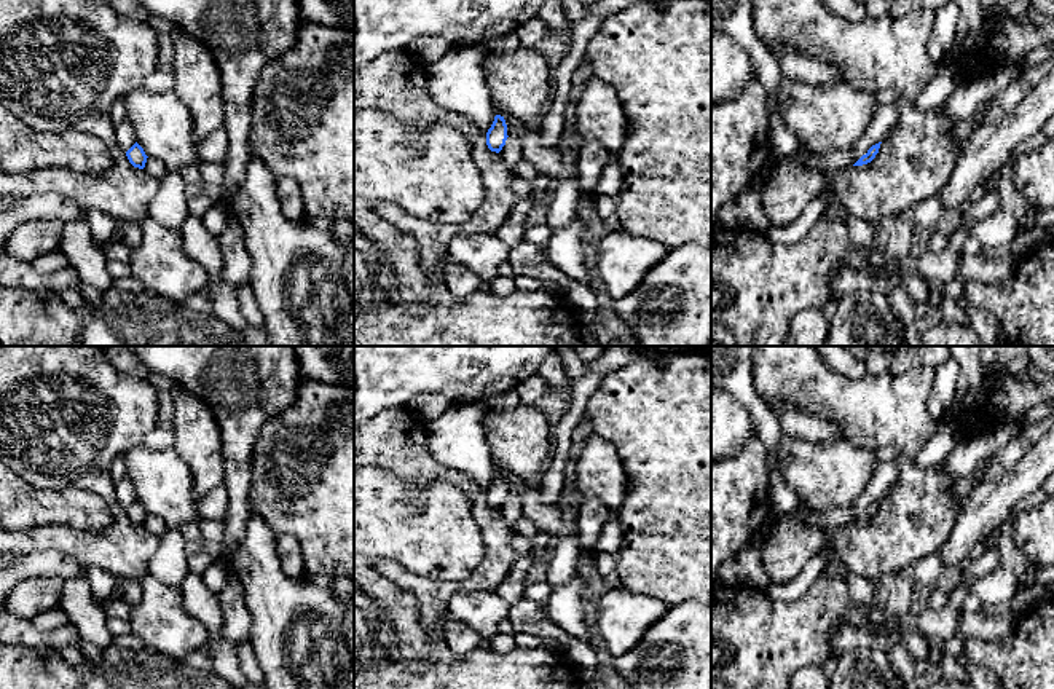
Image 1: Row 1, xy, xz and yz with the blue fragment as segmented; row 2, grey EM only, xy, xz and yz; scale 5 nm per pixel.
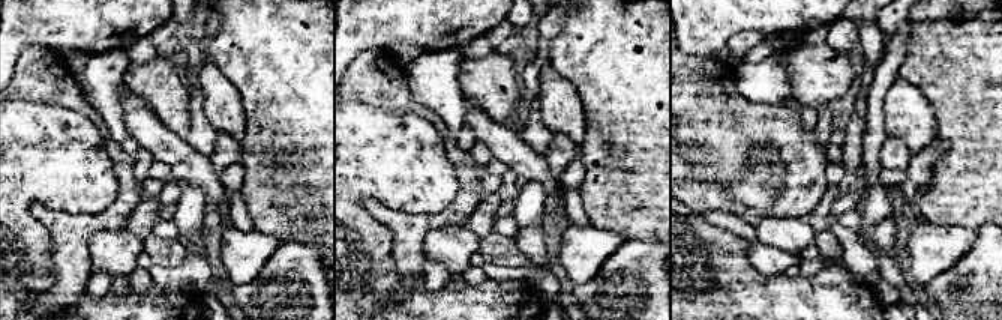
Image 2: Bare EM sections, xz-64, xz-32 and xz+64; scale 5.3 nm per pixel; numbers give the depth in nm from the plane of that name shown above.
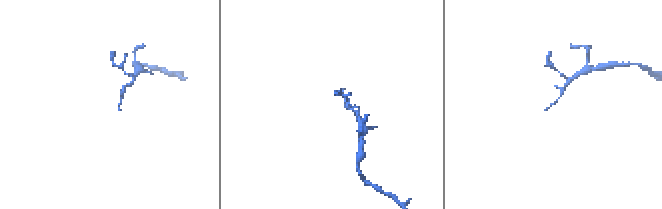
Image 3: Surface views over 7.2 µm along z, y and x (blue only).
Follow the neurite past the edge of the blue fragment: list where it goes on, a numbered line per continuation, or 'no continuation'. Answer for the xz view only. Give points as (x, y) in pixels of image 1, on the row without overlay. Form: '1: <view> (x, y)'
no continuation

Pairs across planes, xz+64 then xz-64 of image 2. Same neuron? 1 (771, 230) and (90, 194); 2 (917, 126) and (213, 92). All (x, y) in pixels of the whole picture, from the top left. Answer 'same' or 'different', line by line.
1: different
2: same

